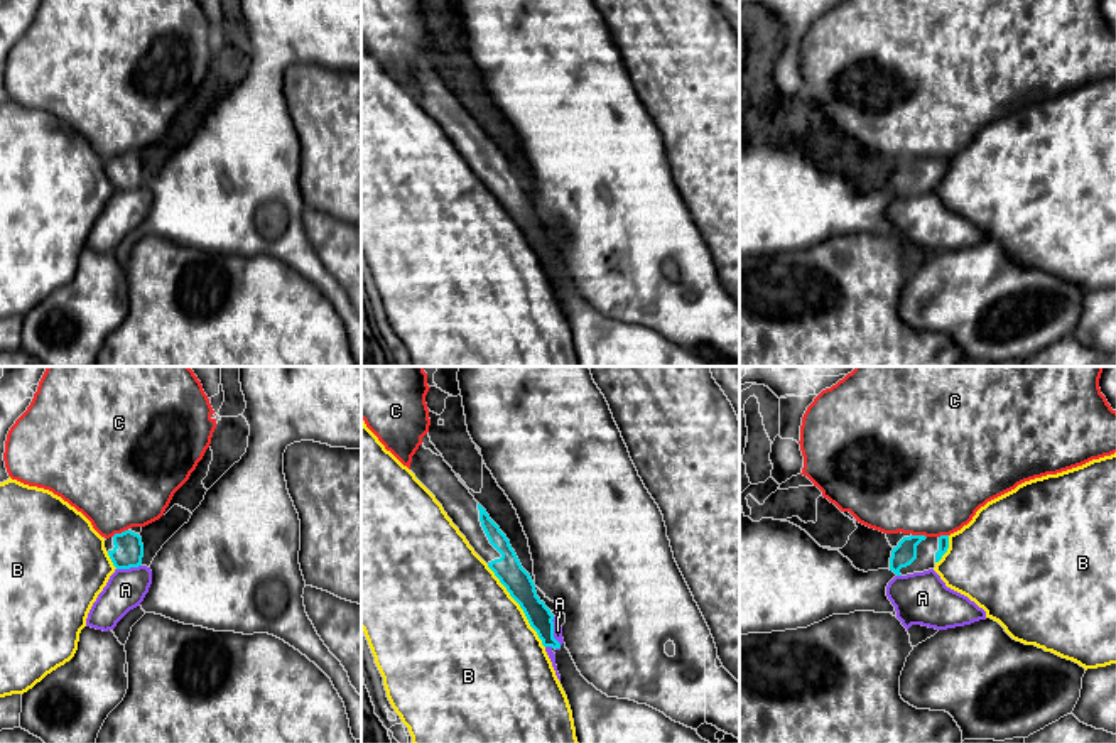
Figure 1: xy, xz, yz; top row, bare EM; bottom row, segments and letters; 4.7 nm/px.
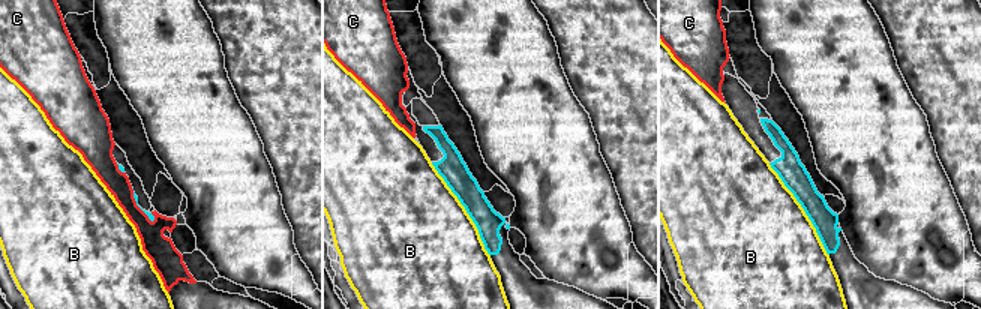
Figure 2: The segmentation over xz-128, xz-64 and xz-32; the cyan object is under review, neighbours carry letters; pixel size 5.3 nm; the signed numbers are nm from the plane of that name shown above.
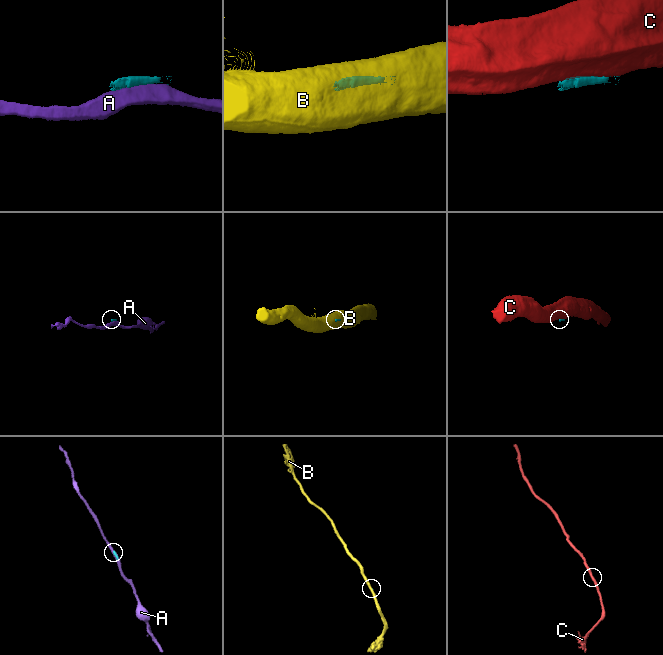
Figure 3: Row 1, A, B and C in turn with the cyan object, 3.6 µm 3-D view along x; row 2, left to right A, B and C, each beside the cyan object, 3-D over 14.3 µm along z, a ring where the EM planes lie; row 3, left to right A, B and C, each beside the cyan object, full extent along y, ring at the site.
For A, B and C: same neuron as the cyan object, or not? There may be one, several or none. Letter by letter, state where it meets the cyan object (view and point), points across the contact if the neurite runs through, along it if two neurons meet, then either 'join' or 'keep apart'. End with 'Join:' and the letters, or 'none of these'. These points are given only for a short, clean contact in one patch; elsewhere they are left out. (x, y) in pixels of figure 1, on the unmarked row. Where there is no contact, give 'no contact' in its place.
A: contact xz (552, 252); keep apart
B: contact xz (520, 228); keep apart
C: contact xy (119, 156); keep apart
Join: none of these

